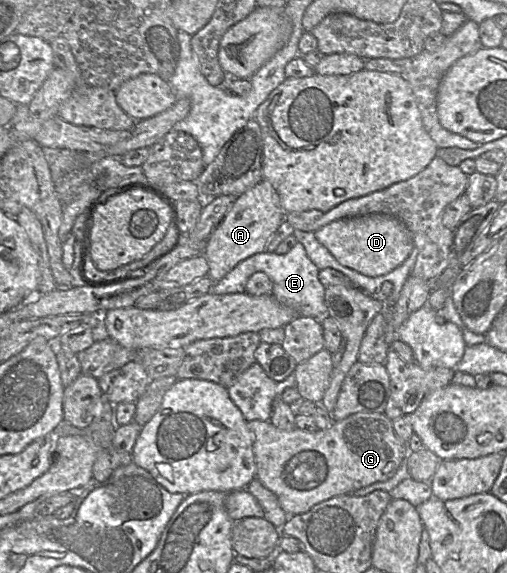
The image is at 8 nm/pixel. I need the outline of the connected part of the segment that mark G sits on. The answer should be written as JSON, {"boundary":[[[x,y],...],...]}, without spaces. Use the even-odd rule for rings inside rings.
{"boundary":[[[355,413],[324,430],[307,432],[276,428],[270,421],[247,422],[254,435],[256,478],[278,498],[289,516],[376,482],[390,479],[409,454],[408,443],[395,433],[384,413]]]}

